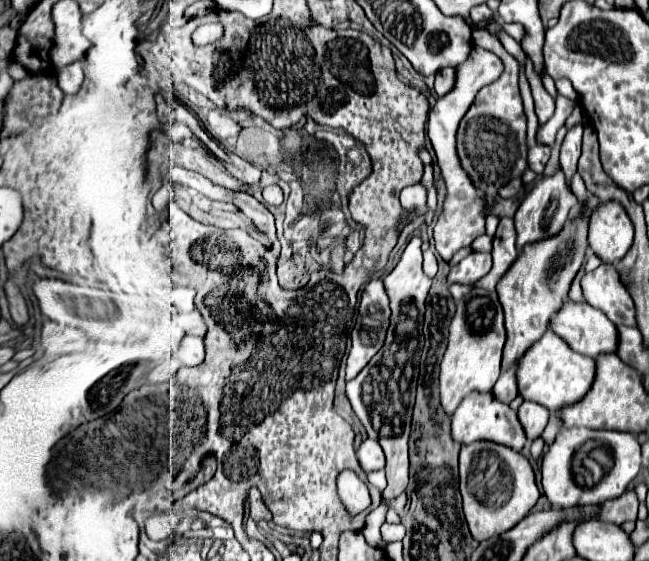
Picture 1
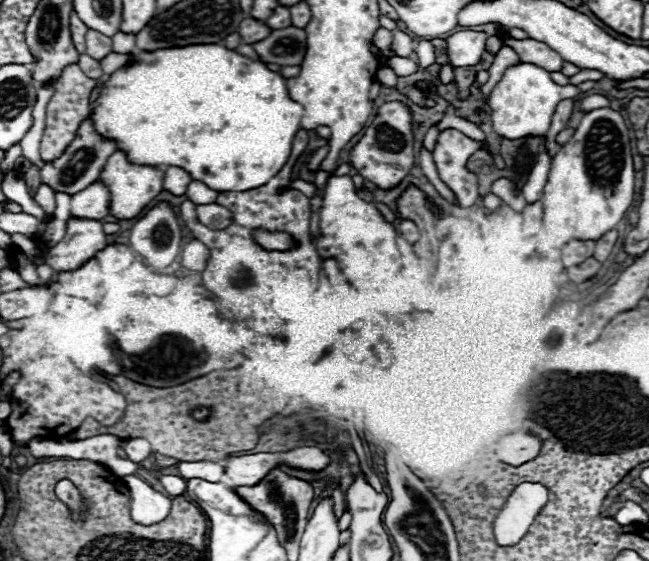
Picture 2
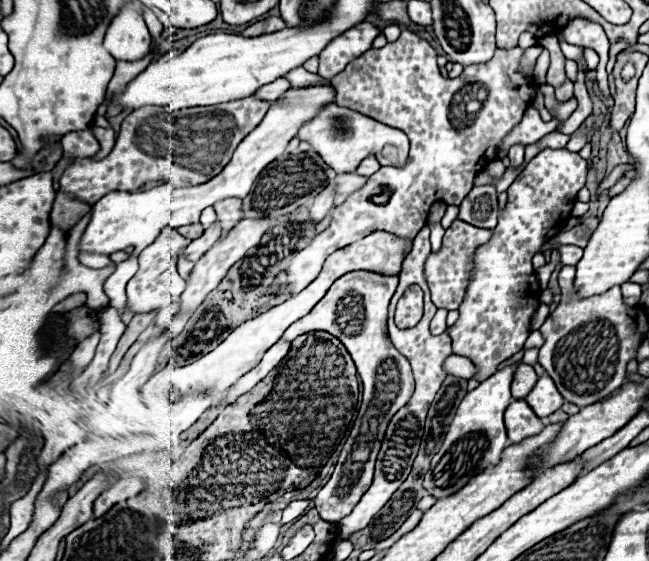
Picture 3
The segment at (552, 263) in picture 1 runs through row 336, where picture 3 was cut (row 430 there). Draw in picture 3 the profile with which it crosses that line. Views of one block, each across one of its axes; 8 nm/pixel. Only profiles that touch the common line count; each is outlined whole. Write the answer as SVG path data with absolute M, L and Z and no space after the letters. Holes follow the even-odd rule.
M512 400L508 404L504 422L510 442L522 442L524 438L534 436L544 428L544 422L536 418L536 414L530 410L530 406L524 400Z

